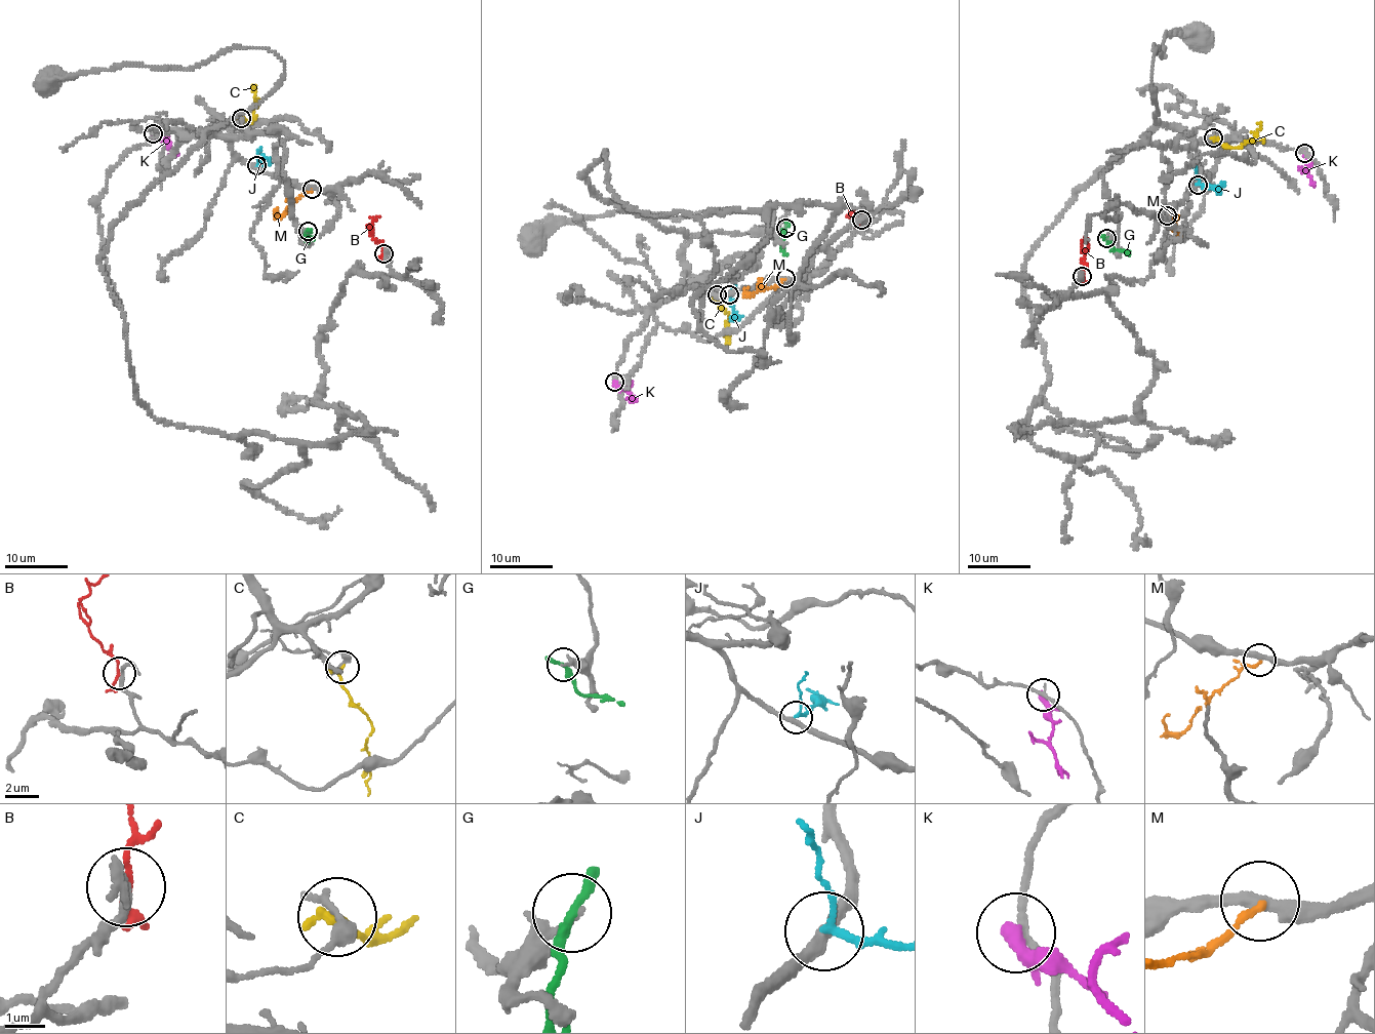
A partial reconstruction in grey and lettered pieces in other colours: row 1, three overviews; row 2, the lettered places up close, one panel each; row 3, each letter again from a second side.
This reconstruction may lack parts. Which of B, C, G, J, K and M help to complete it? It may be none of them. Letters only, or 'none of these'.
J

